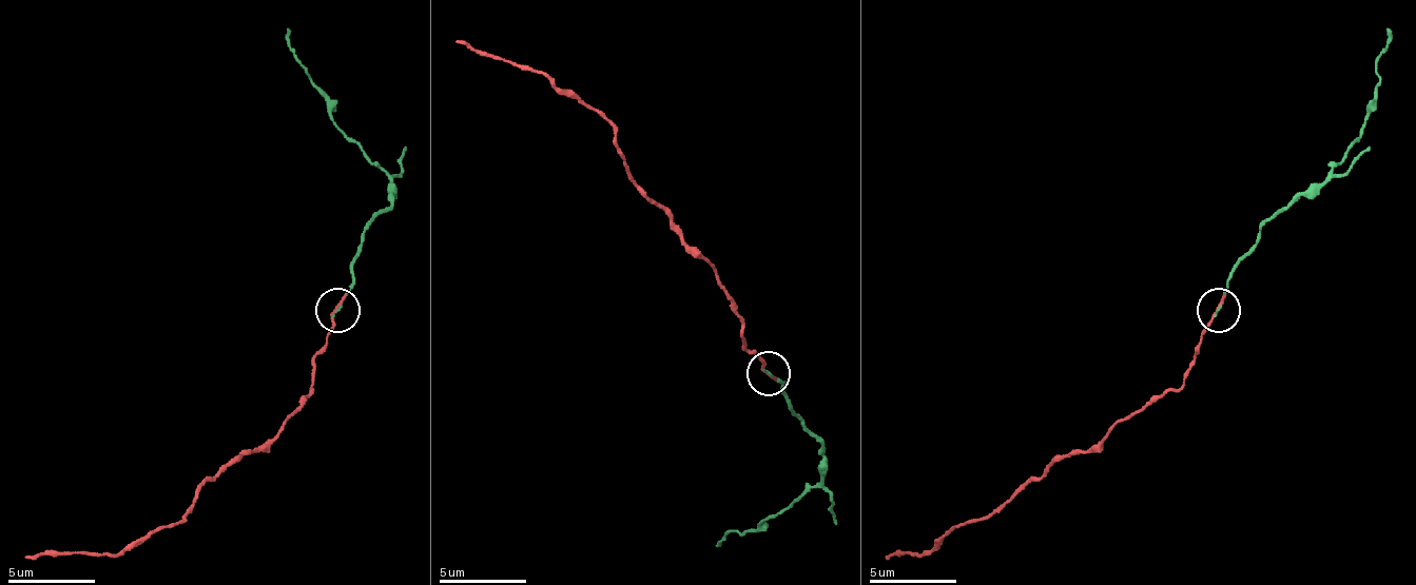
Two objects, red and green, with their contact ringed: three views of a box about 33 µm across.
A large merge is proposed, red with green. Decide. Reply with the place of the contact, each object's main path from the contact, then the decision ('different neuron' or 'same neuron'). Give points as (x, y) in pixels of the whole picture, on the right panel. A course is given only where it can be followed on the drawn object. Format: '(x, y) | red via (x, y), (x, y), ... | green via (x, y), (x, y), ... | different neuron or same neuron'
(1219, 310) | red via (1218, 309), (1178, 388), (1117, 423), (968, 523), (916, 553), (886, 558) | green via (1218, 309), (1226, 278), (1257, 235), (1322, 182), (1366, 121), (1375, 95), (1375, 60), (1392, 30) | same neuron

